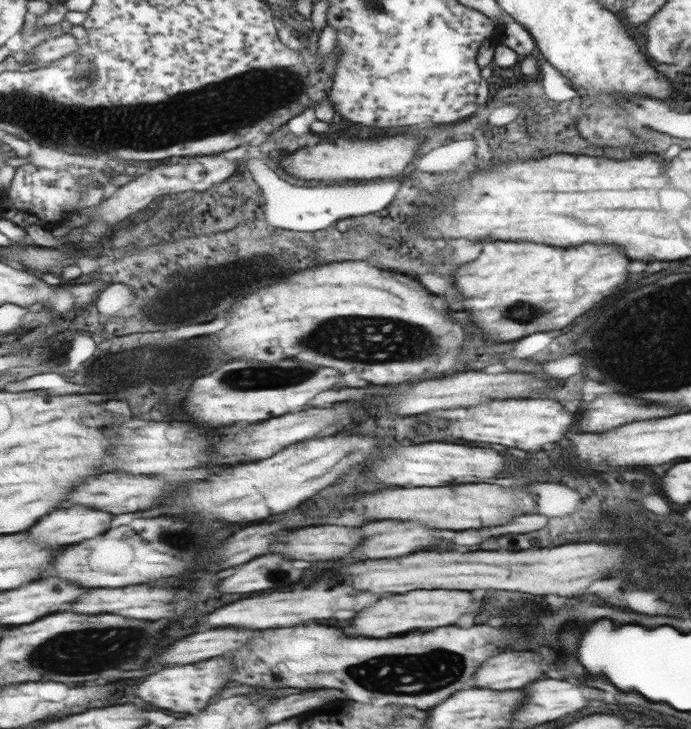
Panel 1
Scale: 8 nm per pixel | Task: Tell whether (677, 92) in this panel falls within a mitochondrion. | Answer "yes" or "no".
no

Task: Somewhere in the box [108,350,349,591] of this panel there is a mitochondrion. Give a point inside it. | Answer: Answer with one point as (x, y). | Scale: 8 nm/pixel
(241, 377)

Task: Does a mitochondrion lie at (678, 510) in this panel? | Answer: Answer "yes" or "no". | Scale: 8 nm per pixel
no

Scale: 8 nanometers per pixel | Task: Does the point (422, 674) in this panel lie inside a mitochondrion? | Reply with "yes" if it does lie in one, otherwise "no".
yes

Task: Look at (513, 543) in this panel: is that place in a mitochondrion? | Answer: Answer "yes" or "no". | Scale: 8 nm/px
no

